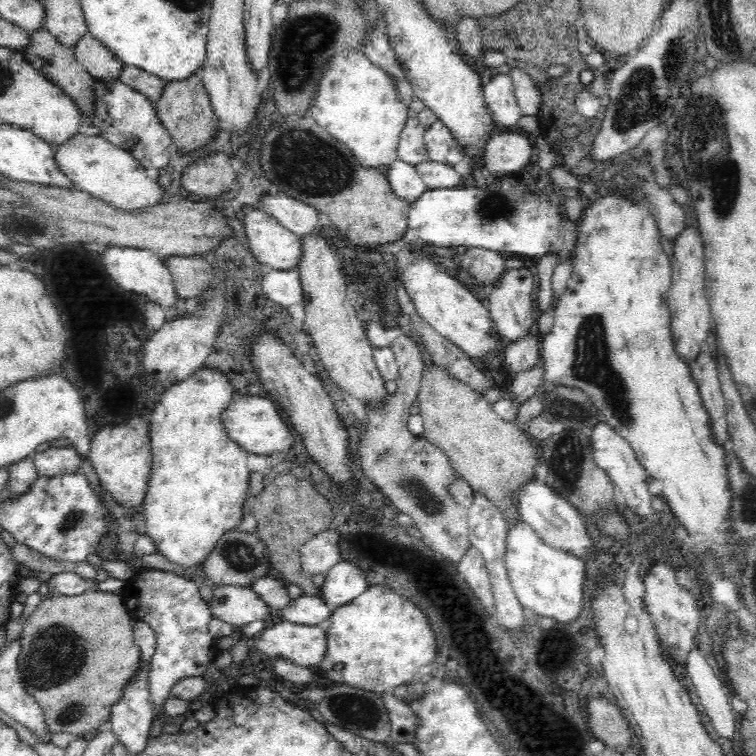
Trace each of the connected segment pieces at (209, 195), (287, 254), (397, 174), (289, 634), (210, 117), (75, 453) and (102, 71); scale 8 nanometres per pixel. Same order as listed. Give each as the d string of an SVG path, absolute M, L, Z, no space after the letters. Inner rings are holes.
M218 152L187 166L182 171L181 184L194 198L200 196L211 201L230 192L237 184L236 178L231 158L224 152Z
M262 209L250 211L244 220L250 249L267 269L290 270L302 260L302 239L284 228L278 219Z
M396 159L385 172L394 193L409 205L428 189L415 167L401 160Z
M283 620L260 631L260 638L256 639L252 648L260 654L266 654L269 660L280 658L294 663L296 667L317 669L327 649L325 626L304 626Z
M192 74L190 78L182 82L168 82L164 86L161 100L158 100L154 109L162 125L169 132L171 142L174 142L174 146L178 146L181 154L192 154L208 146L210 142L214 142L221 128L212 103L199 74Z
M50 447L32 455L38 476L56 478L56 476L72 476L80 472L81 453L76 447Z
M90 33L85 34L74 46L75 59L95 80L112 82L118 80L125 64L120 62L109 48L106 48Z

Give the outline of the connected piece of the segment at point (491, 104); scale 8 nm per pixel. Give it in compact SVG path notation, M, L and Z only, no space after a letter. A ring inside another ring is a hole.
M498 72L483 87L484 104L494 127L512 128L522 118L514 84L507 73Z

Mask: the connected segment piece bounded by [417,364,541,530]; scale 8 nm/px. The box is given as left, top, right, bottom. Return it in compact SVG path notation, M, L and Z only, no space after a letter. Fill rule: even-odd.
M434 364L425 368L420 390L417 399L419 400L419 414L423 420L423 438L449 458L455 473L471 486L475 494L485 496L485 499L489 500L502 513L507 530L520 522L525 522L522 519L522 513L520 513L518 494L522 492L522 488L526 488L530 482L536 480L536 466L541 460L539 444L529 440L522 427L504 422L492 410L492 405L486 400L485 395L478 394L467 384L455 378L452 379L448 373L444 373Z

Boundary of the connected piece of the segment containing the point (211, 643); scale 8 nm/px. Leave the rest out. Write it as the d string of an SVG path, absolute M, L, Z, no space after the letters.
M144 569L134 573L134 576L124 581L121 596L126 609L133 620L142 620L155 634L155 649L148 668L148 700L154 708L154 718L151 720L149 736L163 736L166 732L164 721L164 702L170 697L176 682L188 677L202 677L210 670L216 656L215 638L208 630L211 619L210 609L199 592L194 580L177 576L171 571Z

